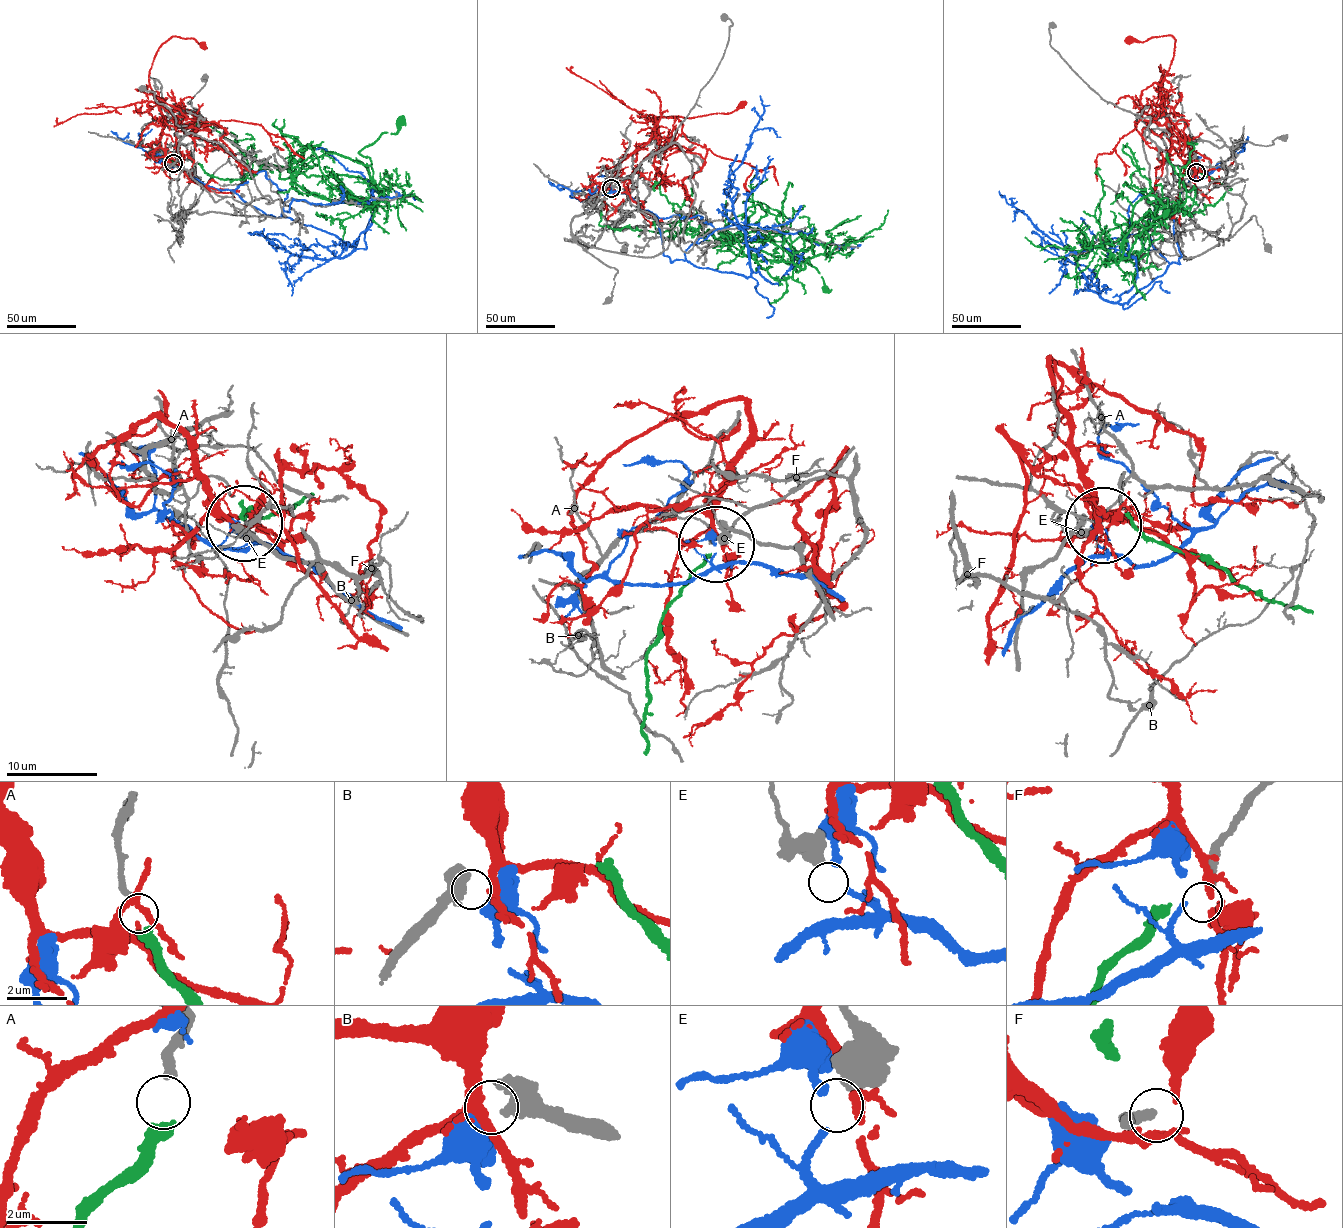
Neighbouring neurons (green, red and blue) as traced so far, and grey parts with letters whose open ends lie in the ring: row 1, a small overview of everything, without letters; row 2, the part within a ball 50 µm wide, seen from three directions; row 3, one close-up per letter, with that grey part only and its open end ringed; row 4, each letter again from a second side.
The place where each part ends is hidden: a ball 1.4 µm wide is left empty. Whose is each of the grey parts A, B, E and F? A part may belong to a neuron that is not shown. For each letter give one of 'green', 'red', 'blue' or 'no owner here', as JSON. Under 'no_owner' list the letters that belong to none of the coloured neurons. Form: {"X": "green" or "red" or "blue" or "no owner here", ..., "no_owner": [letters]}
{"A": "no owner here", "B": "no owner here", "E": "no owner here", "F": "no owner here", "no_owner": ["A", "B", "E", "F"]}

